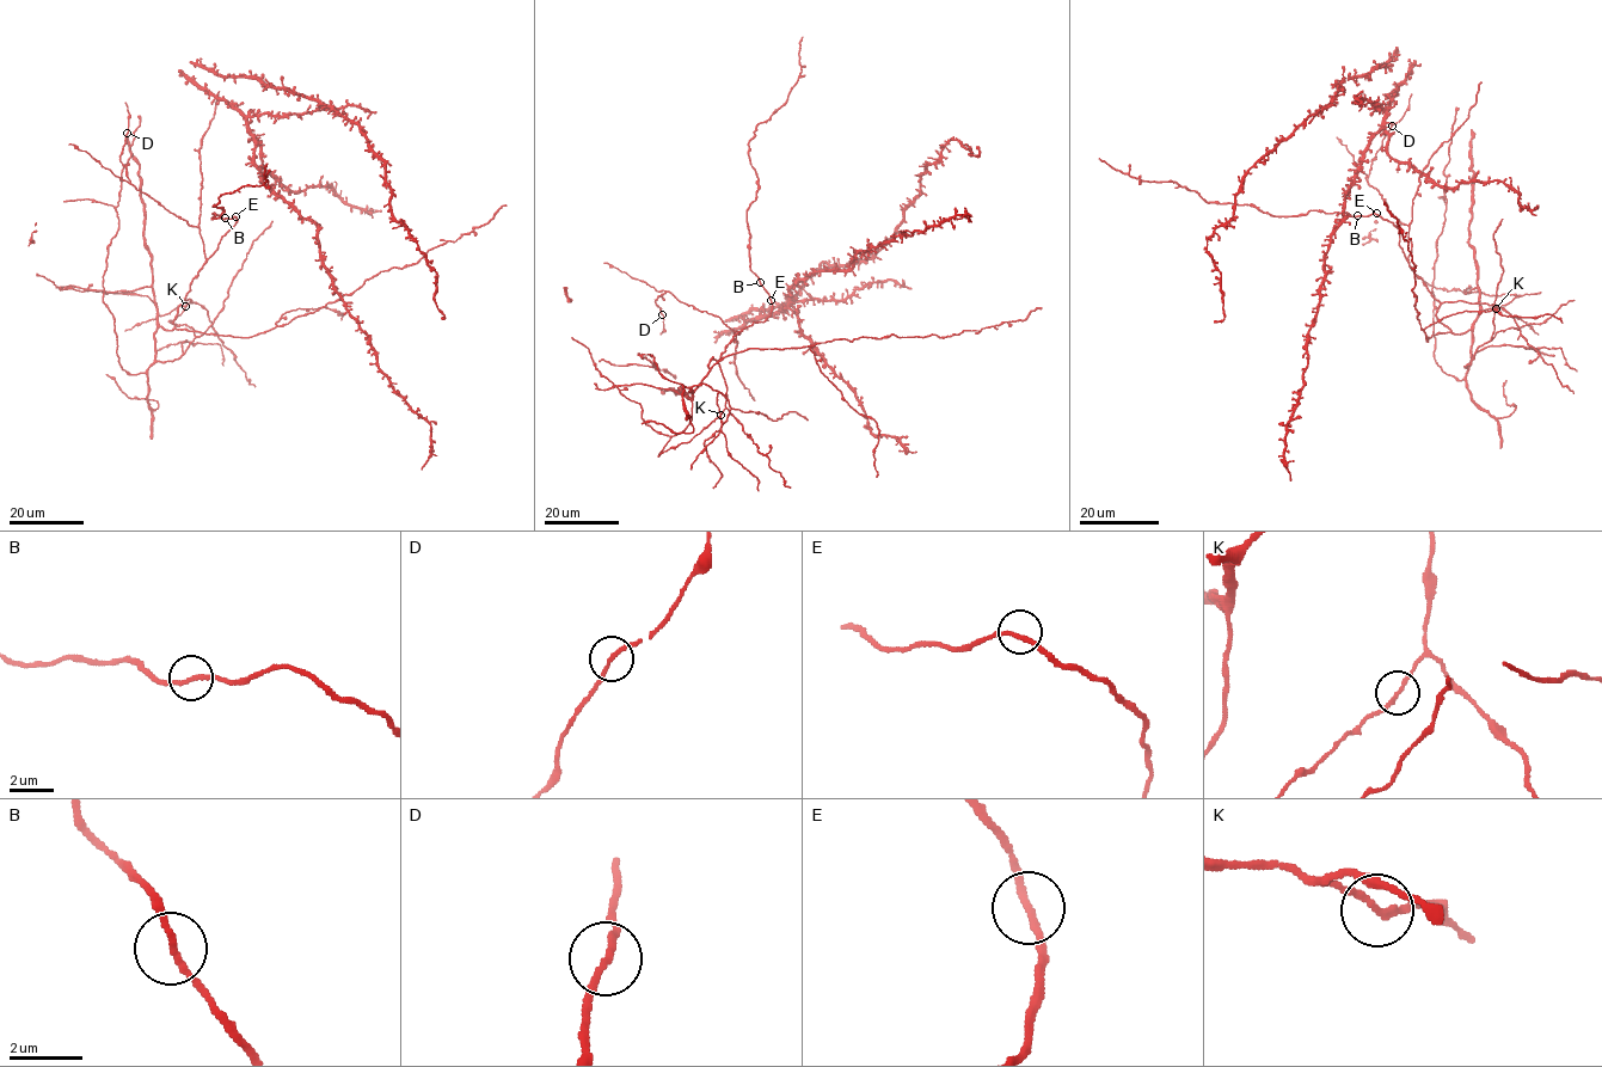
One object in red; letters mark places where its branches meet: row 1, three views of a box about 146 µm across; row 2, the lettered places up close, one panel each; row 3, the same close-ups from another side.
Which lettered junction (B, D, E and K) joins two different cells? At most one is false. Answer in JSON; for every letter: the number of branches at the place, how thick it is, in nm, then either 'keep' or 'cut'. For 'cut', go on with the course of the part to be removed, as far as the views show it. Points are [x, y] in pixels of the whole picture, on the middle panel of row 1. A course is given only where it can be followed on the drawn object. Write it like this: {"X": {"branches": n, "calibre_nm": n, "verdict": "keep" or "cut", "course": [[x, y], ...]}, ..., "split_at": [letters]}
{"B": {"branches": 2, "calibre_nm": 180, "verdict": "keep"}, "D": {"branches": 2, "calibre_nm": 160, "verdict": "keep"}, "E": {"branches": 2, "calibre_nm": 190, "verdict": "keep"}, "K": {"branches": 2, "calibre_nm": 170, "verdict": "keep"}, "split_at": []}

